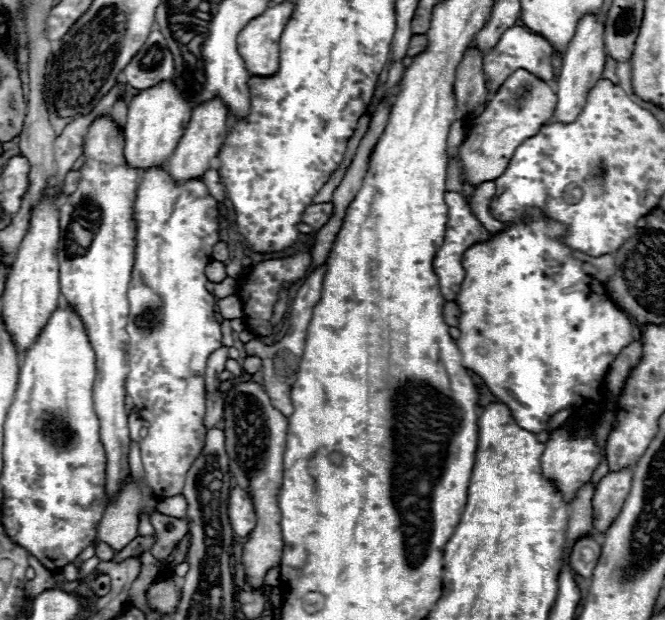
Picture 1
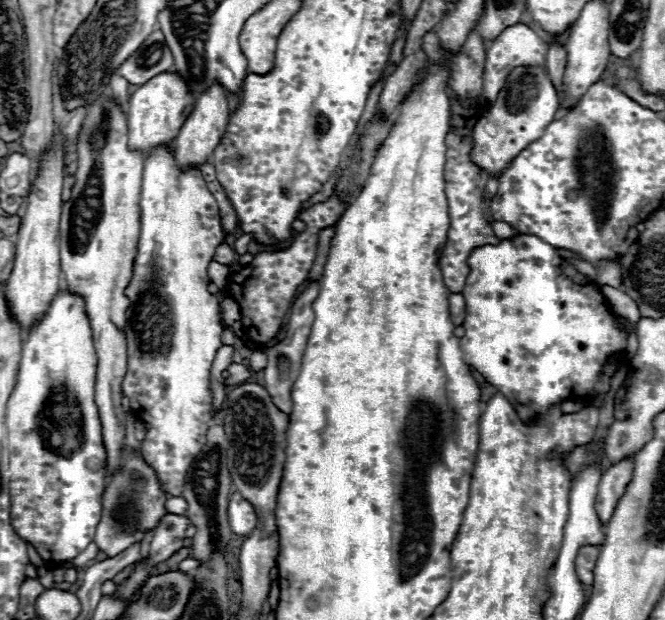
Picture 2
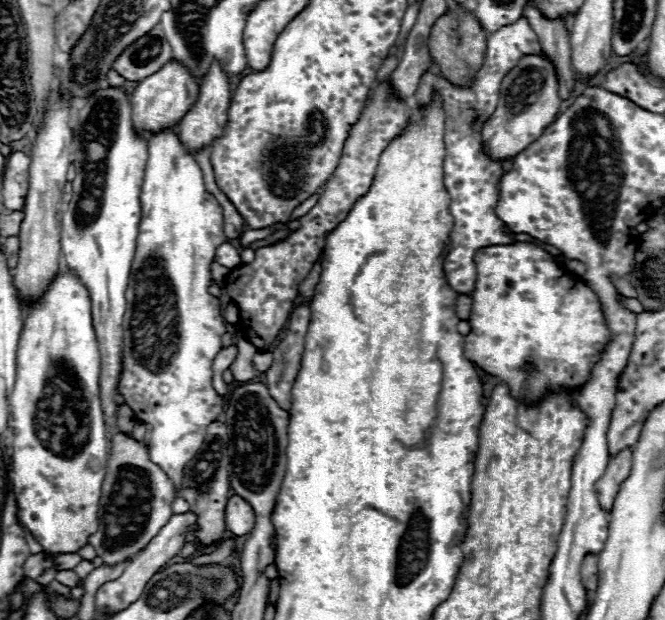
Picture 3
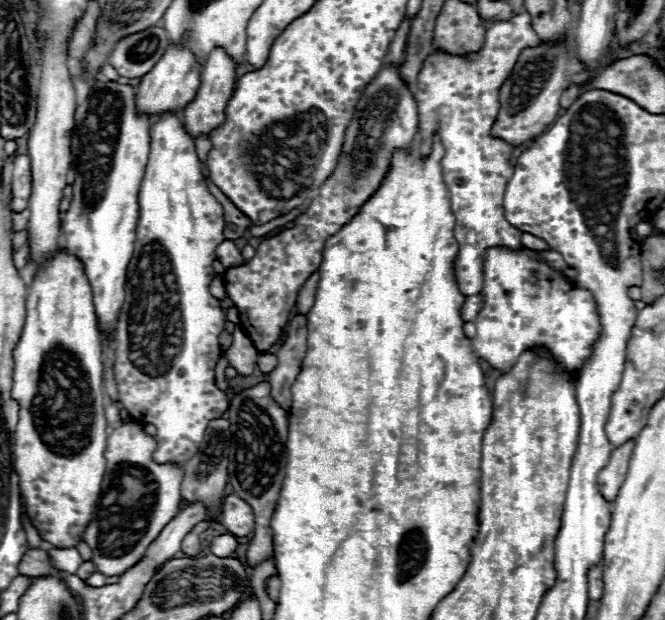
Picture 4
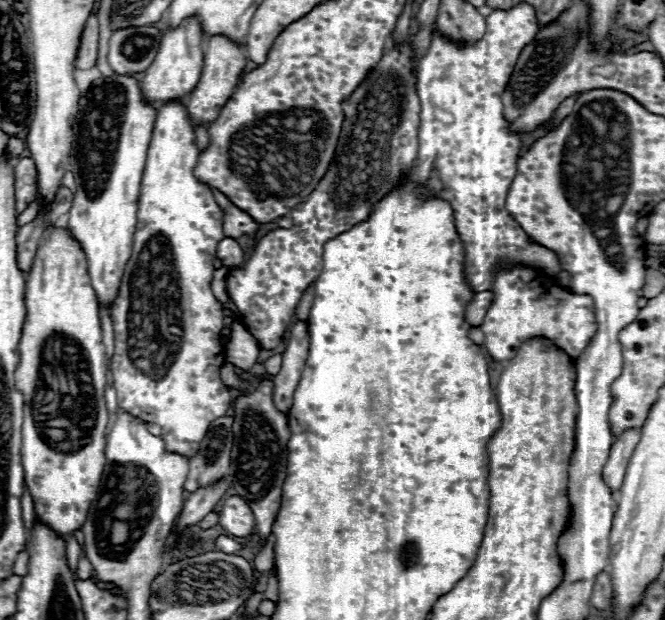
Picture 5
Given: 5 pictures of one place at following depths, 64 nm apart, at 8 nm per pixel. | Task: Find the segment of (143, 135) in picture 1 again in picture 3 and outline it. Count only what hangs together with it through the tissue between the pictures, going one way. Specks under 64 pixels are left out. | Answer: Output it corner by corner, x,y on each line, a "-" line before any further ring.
176,58
168,60
158,72
142,80
130,96
132,102
132,122
136,130
158,132
168,126
174,126
182,120
182,116
192,108
198,98
198,82
192,76
190,68
186,68

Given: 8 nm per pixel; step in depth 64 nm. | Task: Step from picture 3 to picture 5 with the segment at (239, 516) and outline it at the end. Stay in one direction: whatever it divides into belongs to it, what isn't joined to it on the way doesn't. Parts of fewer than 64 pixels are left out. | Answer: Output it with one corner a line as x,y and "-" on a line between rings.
240,496
226,498
220,508
220,526
228,536
250,536
254,532
256,520
246,500
242,500

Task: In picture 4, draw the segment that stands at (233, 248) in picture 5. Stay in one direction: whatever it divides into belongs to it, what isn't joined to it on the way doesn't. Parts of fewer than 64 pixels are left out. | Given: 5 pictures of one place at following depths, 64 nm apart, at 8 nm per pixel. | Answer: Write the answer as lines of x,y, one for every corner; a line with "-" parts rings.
224,240
218,248
216,248
216,258
224,264
224,268
232,268
232,266
240,266
244,264
244,258
238,250
238,246
232,240

